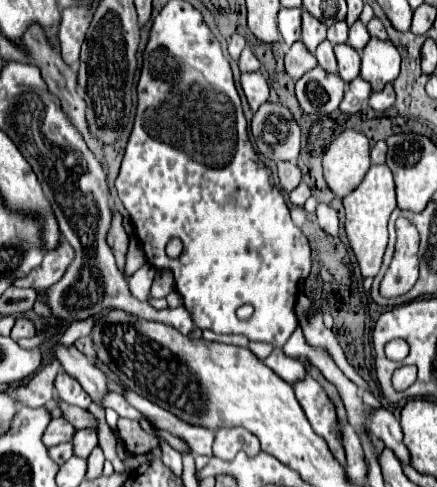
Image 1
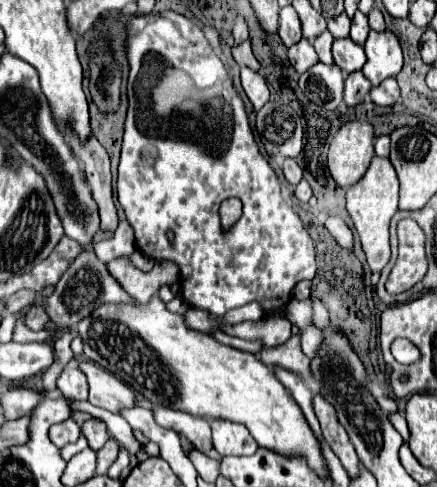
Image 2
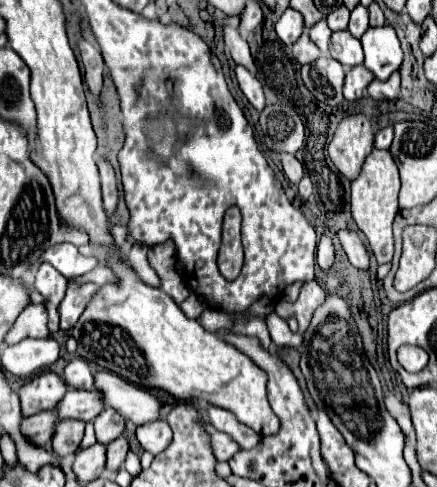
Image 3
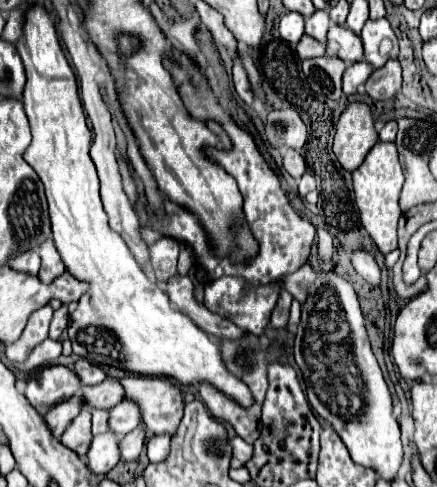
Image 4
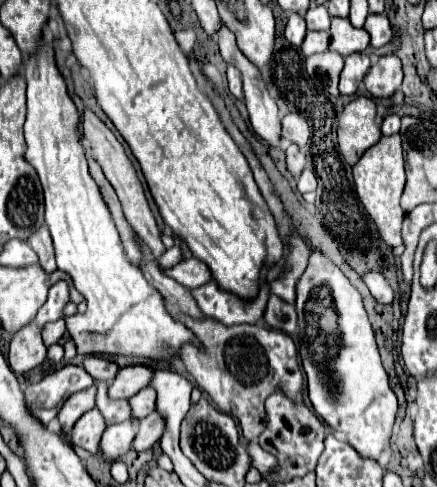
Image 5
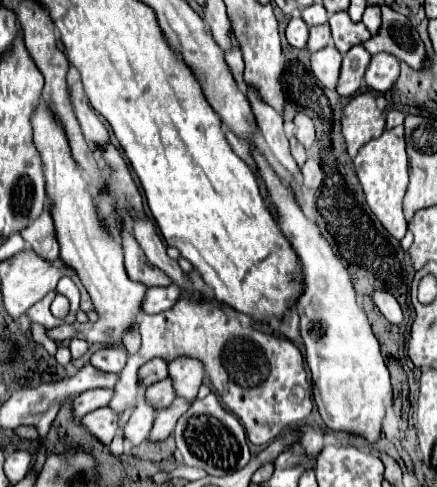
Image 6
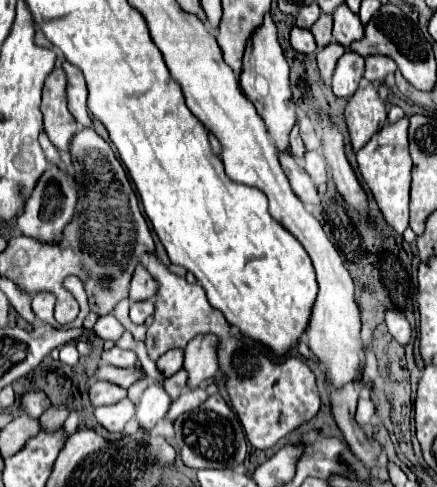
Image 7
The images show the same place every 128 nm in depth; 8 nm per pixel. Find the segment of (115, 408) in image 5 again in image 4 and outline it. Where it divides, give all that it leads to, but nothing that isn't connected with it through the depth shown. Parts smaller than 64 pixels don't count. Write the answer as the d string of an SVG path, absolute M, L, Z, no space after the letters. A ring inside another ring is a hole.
M92 408L92 432L102 434L108 430L108 412Z

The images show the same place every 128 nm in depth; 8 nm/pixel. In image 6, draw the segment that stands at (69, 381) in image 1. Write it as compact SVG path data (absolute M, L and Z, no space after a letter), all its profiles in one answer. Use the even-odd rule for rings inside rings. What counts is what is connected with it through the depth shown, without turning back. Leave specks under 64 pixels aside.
M108 346L108 348L96 350L90 356L90 364L94 364L98 370L118 374L126 366L126 352L120 346Z

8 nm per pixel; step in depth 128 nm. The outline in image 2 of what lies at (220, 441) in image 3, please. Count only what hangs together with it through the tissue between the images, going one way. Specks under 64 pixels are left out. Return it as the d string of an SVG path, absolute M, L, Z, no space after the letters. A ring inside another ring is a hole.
M154 408L154 418L160 426L164 428L172 428L178 434L184 434L194 446L196 450L200 450L202 454L222 460L222 456L216 452L216 448L212 448L212 434L210 434L210 424L204 418L192 416L188 412L176 412L172 408Z

